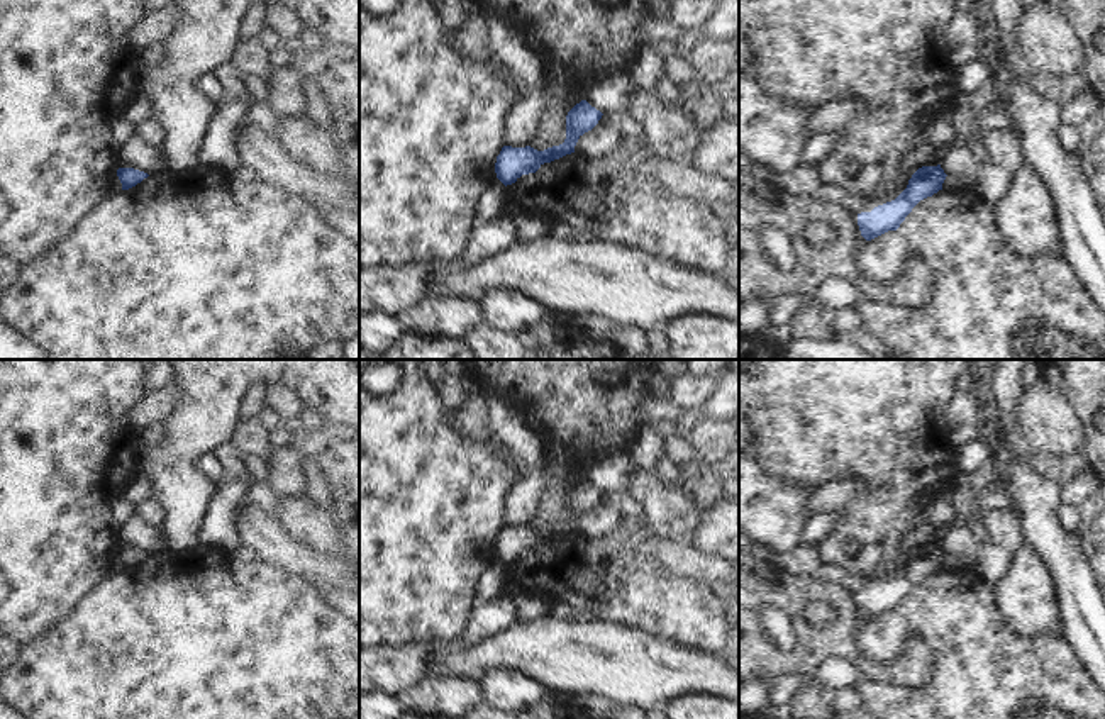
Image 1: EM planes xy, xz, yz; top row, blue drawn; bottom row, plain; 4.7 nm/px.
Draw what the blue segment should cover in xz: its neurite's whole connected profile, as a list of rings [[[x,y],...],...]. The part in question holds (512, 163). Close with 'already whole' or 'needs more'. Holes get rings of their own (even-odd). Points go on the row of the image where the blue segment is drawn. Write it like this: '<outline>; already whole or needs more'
[[[581,100],[566,115],[566,139],[563,144],[544,151],[537,151],[530,146],[503,146],[495,163],[497,178],[507,187],[515,183],[522,175],[536,173],[544,163],[551,163],[575,153],[578,139],[585,132],[591,131],[602,115],[603,114],[591,107],[586,100]]]; already whole

